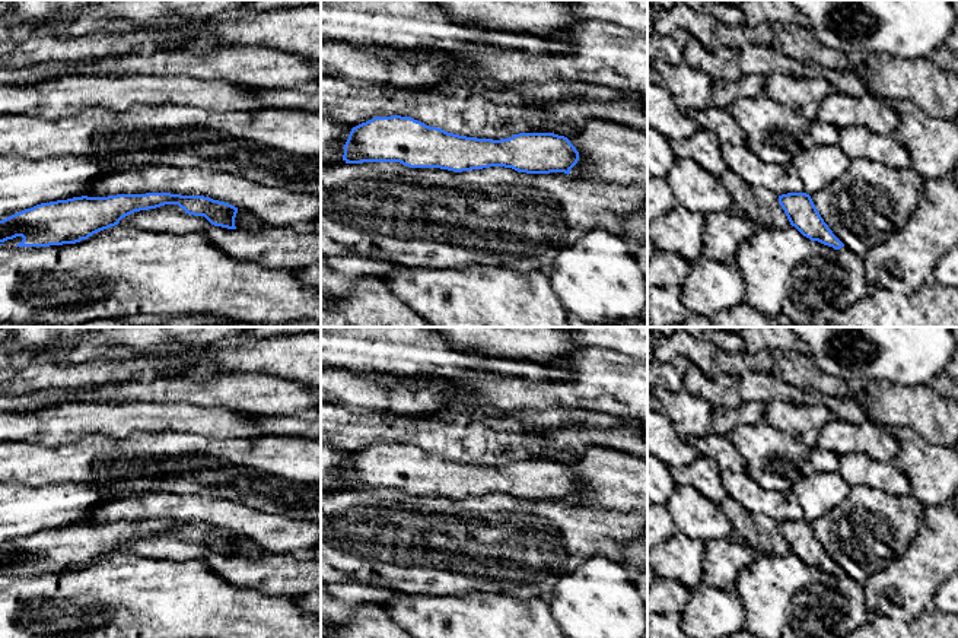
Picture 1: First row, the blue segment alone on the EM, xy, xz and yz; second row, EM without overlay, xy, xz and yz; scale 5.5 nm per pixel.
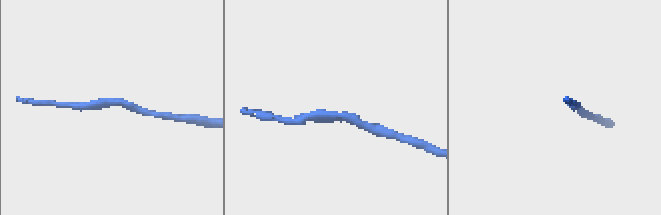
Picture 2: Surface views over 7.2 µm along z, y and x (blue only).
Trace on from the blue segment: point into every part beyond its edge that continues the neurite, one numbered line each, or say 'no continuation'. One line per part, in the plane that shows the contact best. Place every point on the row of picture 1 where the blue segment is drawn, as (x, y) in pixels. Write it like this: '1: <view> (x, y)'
no continuation

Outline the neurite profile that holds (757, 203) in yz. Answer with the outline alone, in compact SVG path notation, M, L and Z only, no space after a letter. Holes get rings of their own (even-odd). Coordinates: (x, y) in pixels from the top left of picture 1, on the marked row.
M731 169L719 181L731 200L731 212L754 220L761 228L784 229L790 225L779 203L779 196L763 185L751 185Z

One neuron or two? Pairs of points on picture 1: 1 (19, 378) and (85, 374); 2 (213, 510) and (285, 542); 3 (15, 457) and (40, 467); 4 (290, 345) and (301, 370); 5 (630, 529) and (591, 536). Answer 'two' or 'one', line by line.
1: one
2: one
3: one
4: one
5: one

